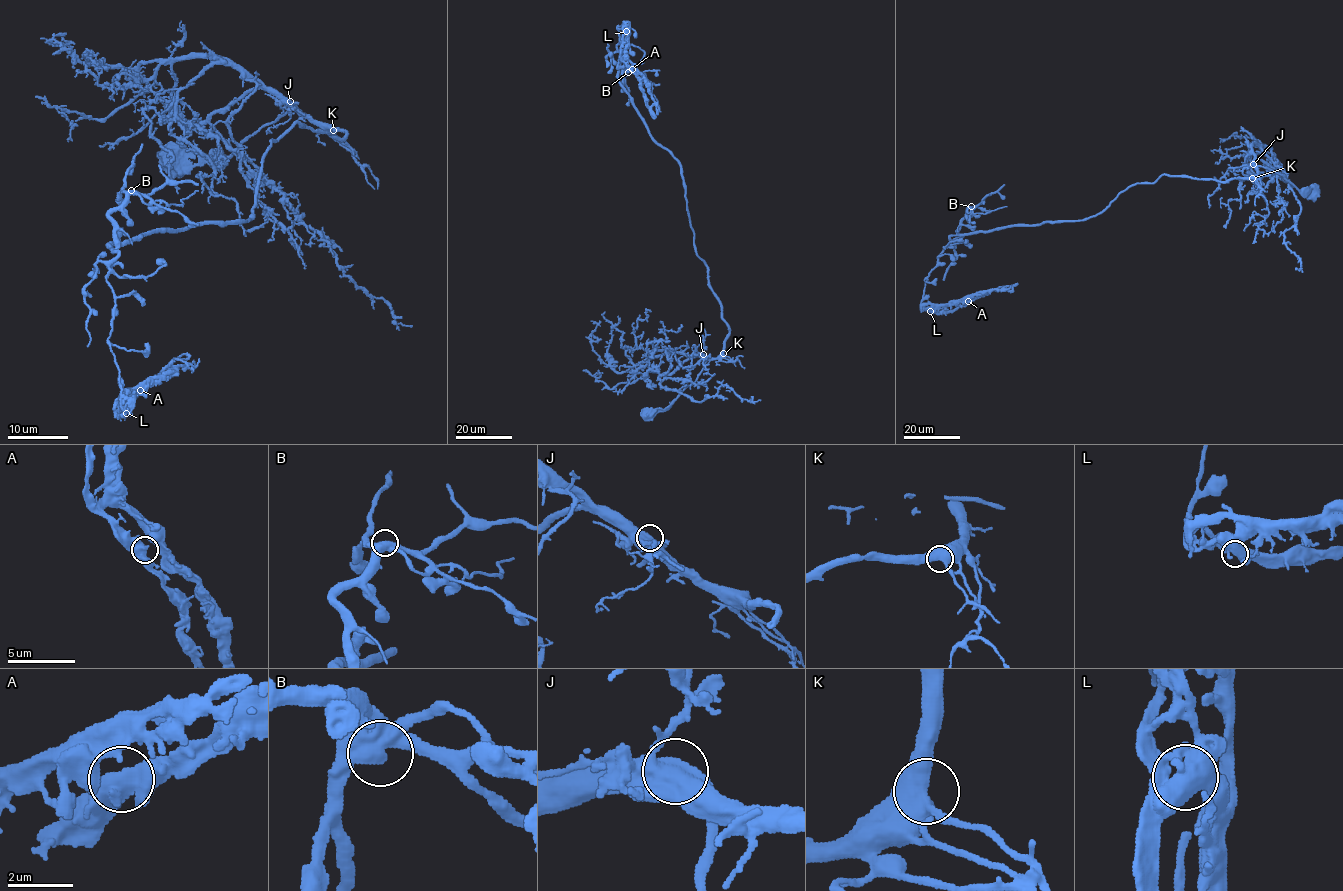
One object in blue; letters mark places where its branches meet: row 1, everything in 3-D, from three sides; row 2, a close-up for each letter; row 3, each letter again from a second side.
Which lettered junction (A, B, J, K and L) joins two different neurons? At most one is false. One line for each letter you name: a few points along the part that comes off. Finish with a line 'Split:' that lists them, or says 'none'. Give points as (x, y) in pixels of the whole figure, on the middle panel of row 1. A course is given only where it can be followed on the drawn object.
Split: none

